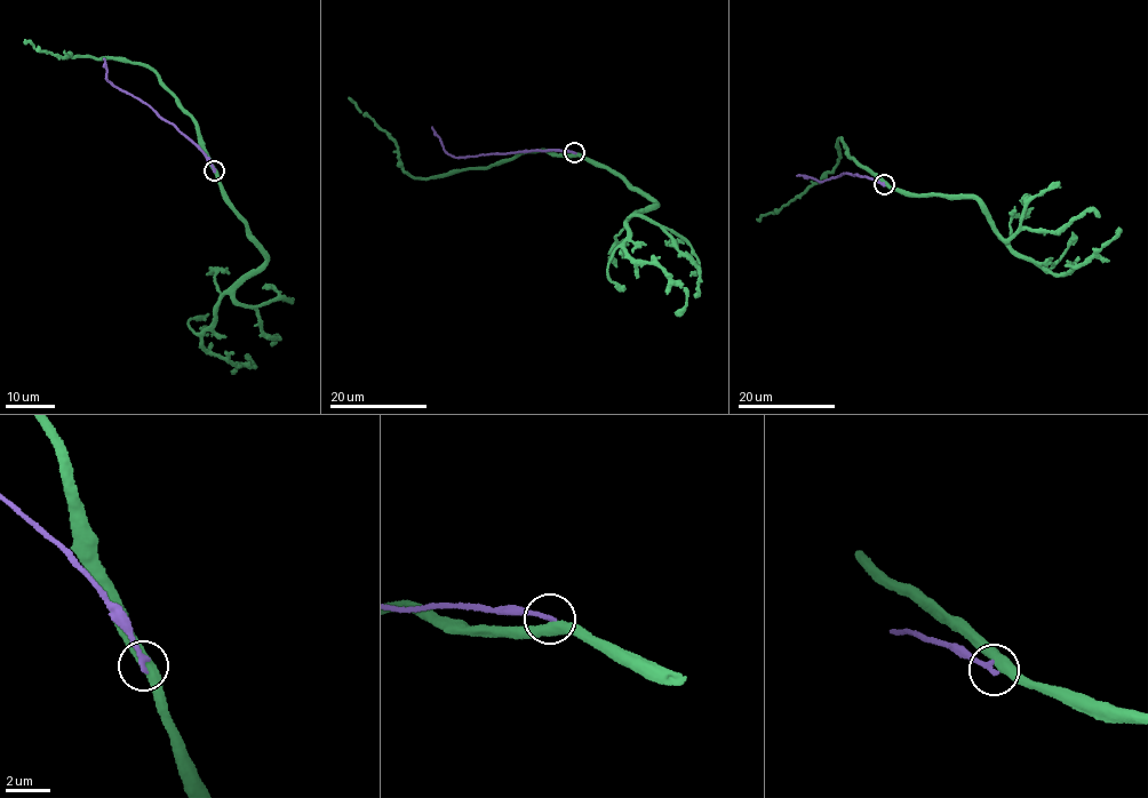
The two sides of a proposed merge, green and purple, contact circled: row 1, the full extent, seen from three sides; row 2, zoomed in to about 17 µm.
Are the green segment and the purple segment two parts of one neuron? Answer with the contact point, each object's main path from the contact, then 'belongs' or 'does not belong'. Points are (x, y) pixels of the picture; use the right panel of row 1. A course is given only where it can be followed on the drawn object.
place (884, 184); course green (884, 184), (921, 194), (979, 199), (1014, 250), (1059, 276), (1084, 262), (1116, 237), (1117, 229); course purple (884, 184), (847, 173), (820, 182), (797, 175); does not belong

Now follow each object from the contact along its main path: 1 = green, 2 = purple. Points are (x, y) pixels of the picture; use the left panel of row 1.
1: (214, 170), (265, 260), (218, 300), (213, 322), (201, 343), (236, 365), (254, 367), (246, 353)
2: (214, 170), (201, 151), (173, 125), (136, 97), (114, 87), (105, 78), (104, 58)

